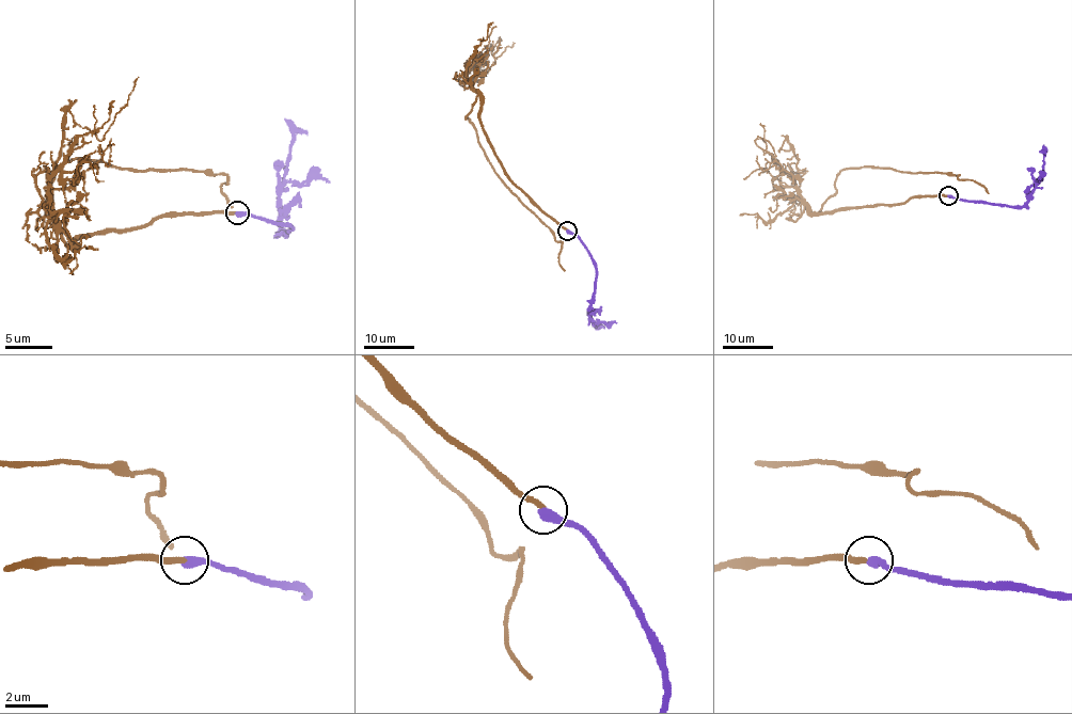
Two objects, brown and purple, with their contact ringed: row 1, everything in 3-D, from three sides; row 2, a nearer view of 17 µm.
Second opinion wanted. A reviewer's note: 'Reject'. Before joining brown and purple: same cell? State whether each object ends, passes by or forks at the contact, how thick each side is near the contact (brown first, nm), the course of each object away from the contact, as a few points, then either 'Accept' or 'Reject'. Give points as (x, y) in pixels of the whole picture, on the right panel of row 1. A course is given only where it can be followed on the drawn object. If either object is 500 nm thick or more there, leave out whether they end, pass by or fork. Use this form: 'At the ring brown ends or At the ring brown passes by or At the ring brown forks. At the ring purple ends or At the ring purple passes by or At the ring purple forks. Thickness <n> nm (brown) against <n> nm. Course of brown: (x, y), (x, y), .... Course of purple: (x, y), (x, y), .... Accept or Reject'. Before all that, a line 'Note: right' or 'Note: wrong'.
Note: wrong
At the ring brown ends. At the ring purple ends. Thickness 260 nm (brown) against 460 nm. Course of brown: (947, 195), (814, 212), (836, 192), (835, 179), (844, 170), (862, 167), (959, 174), (989, 193). Course of purple: (948, 195), (1022, 206), (1043, 170), (1043, 145). Accept

